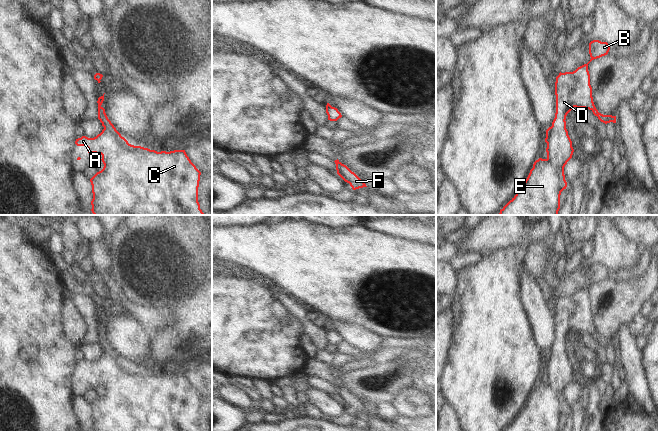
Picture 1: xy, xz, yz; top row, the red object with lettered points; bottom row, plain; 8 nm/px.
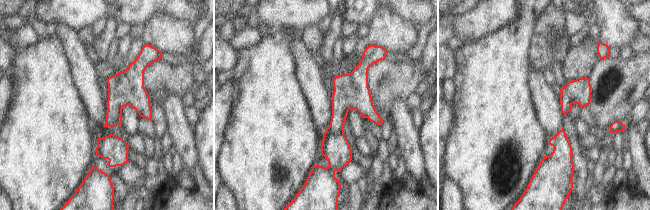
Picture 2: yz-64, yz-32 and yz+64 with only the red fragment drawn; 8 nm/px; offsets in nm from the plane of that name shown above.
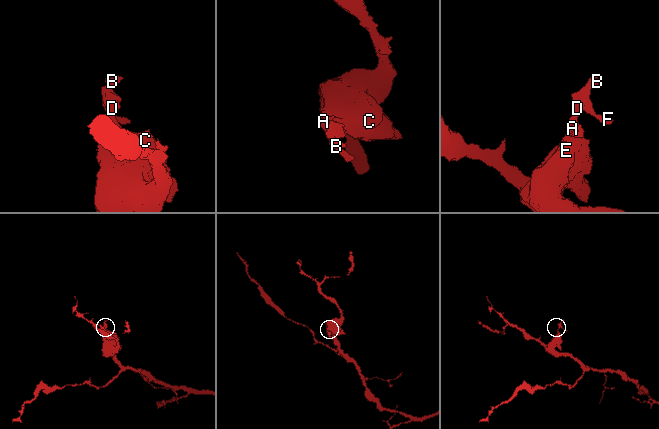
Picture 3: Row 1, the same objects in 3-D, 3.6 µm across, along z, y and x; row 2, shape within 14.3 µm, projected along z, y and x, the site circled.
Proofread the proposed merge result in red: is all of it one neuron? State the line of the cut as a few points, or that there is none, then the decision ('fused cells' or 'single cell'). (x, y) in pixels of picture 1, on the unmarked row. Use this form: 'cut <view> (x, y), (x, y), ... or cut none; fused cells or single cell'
cut none; single cell

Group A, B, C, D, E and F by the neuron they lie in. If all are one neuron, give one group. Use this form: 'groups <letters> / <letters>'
groups A B C D E F

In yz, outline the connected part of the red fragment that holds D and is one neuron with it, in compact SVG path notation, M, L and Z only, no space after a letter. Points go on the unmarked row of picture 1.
M607 266L589 267L590 285L573 296L559 297L555 306L556 337L552 350L546 354L547 382L539 382L516 419L504 431L560 431L561 416L567 406L564 391L572 382L574 373L566 353L566 340L574 332L585 332L607 348L616 347L616 340L603 339L596 333L588 288L605 280L610 274Z

